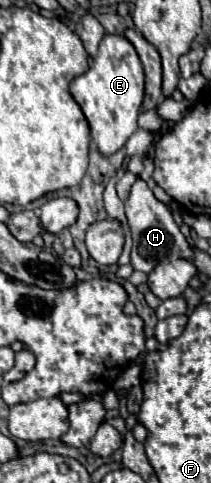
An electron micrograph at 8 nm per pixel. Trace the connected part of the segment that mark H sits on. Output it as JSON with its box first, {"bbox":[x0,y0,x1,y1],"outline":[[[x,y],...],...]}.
{"bbox":[125,180,193,274],"outline":[[[137,180],[133,184],[131,196],[125,202],[125,212],[127,212],[129,228],[131,228],[131,234],[133,234],[131,266],[135,270],[141,270],[141,272],[149,274],[157,266],[159,260],[183,258],[183,260],[191,260],[193,262],[193,248],[185,240],[185,236],[181,234],[179,226],[175,224],[175,220],[171,216],[171,210],[153,196],[153,192],[147,188],[147,184],[143,180]]]}

